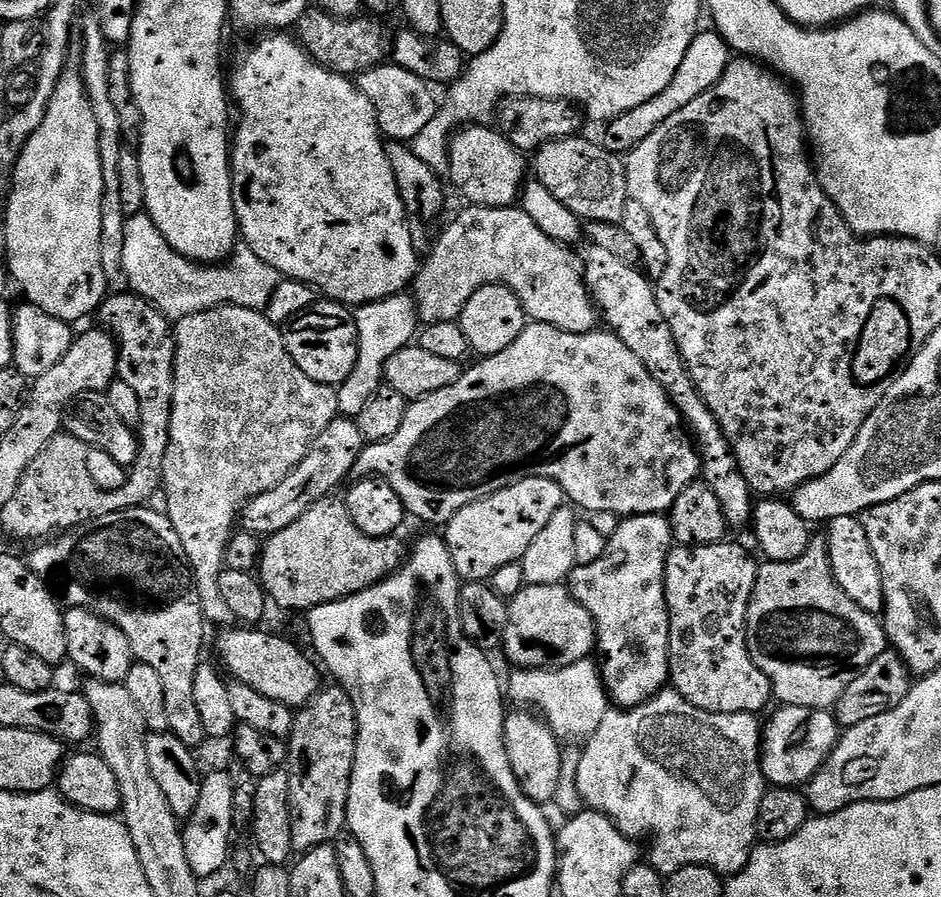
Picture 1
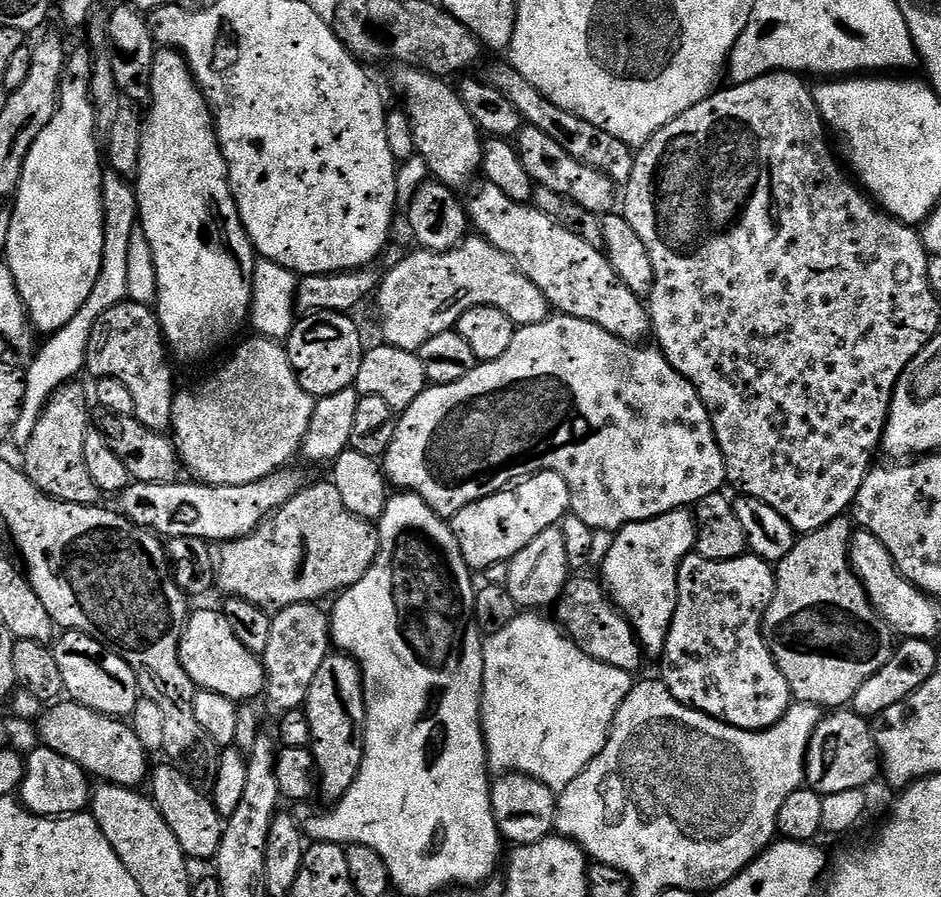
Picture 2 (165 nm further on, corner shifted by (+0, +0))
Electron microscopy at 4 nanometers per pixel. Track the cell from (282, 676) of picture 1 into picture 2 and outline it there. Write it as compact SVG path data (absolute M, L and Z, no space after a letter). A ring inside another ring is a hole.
M204 608L201 612L193 611L189 615L180 639L180 661L197 689L222 694L237 702L255 701L255 696L259 697L263 693L264 665L261 657L238 642L223 611Z

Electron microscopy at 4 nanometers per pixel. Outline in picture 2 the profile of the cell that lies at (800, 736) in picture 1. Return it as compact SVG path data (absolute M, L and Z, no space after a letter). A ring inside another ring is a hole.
M832 710L818 722L808 743L808 753L804 759L804 778L807 787L813 788L819 796L838 794L841 790L867 789L868 783L882 772L880 750L876 747L874 728L865 717L851 710Z

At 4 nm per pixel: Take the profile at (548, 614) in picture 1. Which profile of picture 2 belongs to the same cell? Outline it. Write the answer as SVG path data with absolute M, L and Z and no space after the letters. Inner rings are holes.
M576 574L564 585L564 593L554 605L555 619L567 637L573 640L590 658L606 666L614 666L629 674L636 674L640 663L646 660L640 639L623 612L612 602L603 583L591 580L588 574Z

